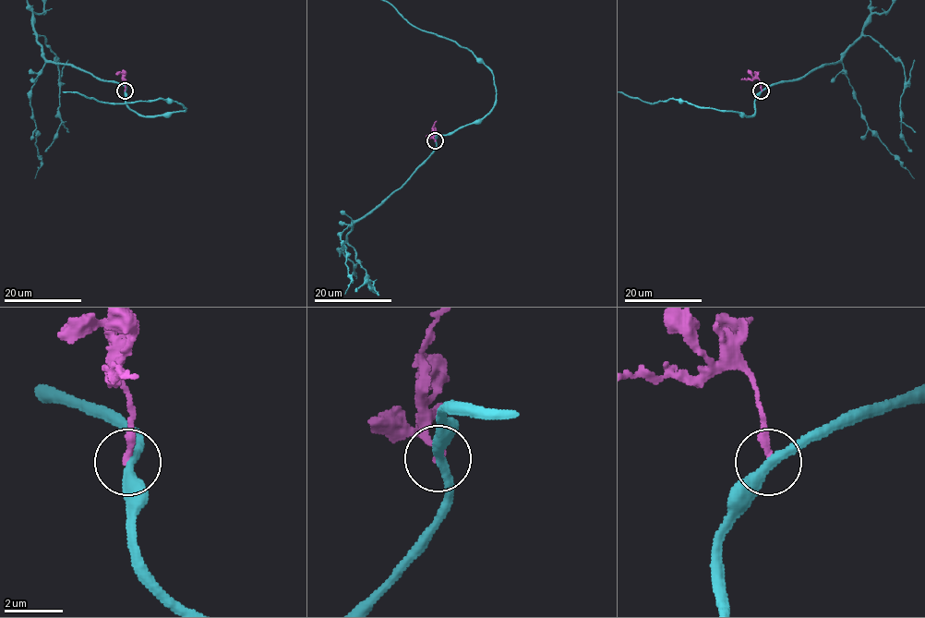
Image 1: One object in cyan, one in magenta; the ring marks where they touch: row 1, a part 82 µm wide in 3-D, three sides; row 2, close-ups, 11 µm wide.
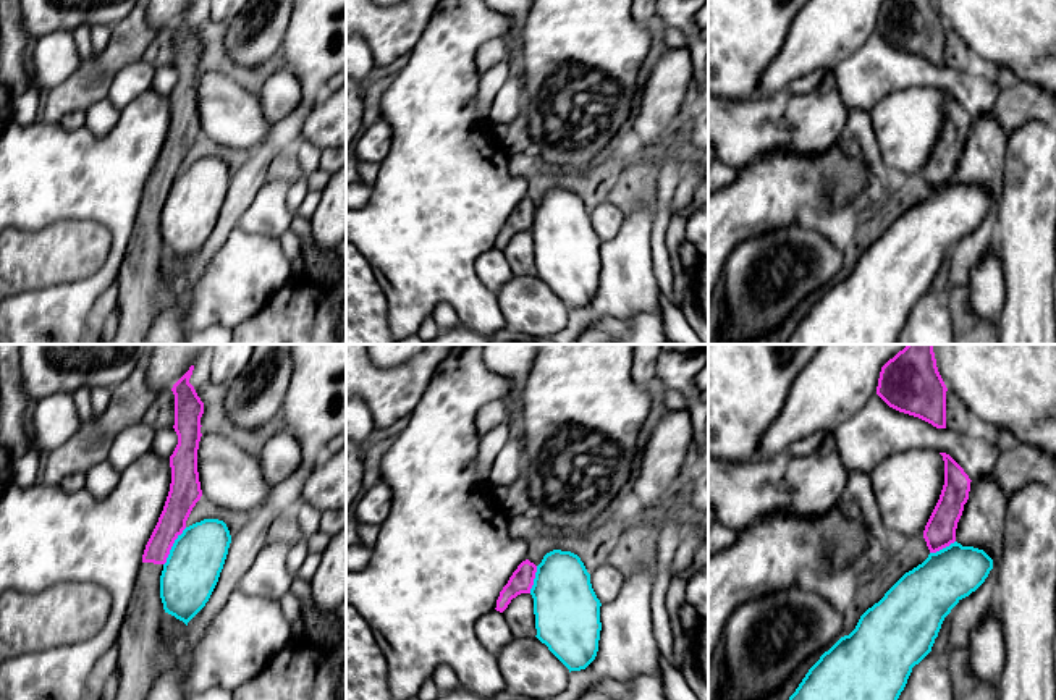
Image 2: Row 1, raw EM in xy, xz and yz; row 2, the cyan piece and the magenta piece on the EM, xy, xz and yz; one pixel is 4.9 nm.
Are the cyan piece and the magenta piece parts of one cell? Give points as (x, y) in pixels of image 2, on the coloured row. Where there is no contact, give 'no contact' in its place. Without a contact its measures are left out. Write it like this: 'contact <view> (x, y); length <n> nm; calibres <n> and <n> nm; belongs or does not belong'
contact xy (172, 547); length 220 nm; calibres 280 and 150 nm; does not belong

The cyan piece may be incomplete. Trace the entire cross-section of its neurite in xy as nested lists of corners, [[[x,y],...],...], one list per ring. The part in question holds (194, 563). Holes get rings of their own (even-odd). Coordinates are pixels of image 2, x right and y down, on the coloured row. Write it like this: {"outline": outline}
{"outline": [[[204,519],[178,535],[160,576],[165,613],[188,626],[209,601],[230,543],[230,530],[218,519]]]}

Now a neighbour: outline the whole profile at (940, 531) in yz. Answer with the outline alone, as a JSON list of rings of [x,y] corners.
[[[940,454],[944,461],[944,485],[923,530],[930,553],[936,553],[956,542],[957,522],[969,500],[972,482],[949,454]]]

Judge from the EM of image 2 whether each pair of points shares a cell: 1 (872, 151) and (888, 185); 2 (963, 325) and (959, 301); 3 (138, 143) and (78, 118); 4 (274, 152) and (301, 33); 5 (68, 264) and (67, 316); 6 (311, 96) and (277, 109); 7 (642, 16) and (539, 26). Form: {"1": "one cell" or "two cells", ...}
{"1": "one cell", "2": "one cell", "3": "two cells", "4": "one cell", "5": "two cells", "6": "two cells", "7": "two cells"}

